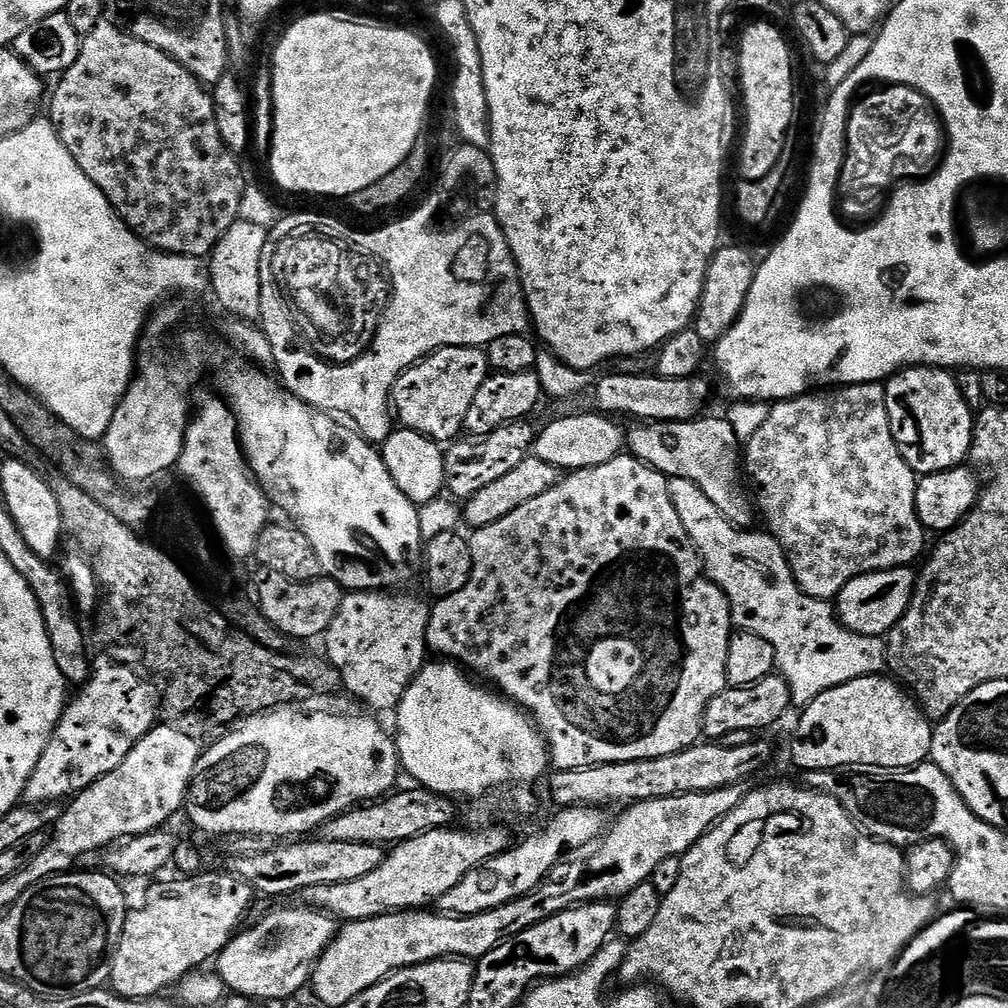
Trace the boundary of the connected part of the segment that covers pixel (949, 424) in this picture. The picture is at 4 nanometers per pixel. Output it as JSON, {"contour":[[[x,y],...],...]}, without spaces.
{"contour":[[[923,366],[905,368],[895,376],[888,377],[884,384],[884,393],[886,414],[890,414],[890,430],[894,434],[894,442],[913,472],[920,476],[929,476],[935,472],[959,468],[969,459],[972,451],[974,412],[964,401],[962,390],[957,386],[955,375],[951,371]]]}

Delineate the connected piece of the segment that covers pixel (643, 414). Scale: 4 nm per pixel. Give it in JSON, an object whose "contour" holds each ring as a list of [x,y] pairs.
{"contour":[[[612,372],[604,376],[600,381],[595,381],[591,389],[592,404],[597,413],[616,414],[621,412],[624,416],[633,416],[631,419],[636,422],[651,422],[653,420],[695,420],[705,411],[704,403],[712,392],[712,384],[703,380],[703,375],[697,374],[690,378],[662,378],[655,374],[639,376],[636,372]]]}

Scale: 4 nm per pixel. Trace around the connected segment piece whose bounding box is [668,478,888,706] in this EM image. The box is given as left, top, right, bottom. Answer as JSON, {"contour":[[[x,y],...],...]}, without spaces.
{"contour":[[[671,478],[668,481],[668,489],[670,490],[670,498],[674,502],[674,510],[678,510],[678,518],[682,518],[682,526],[686,526],[686,534],[690,534],[692,545],[696,547],[696,553],[700,556],[700,561],[704,563],[704,570],[716,585],[724,591],[726,598],[730,602],[730,610],[732,611],[733,625],[741,632],[749,632],[750,634],[758,634],[758,638],[766,638],[766,642],[770,642],[770,646],[774,646],[774,658],[776,659],[776,668],[779,675],[783,676],[785,682],[790,686],[790,694],[792,695],[792,704],[803,706],[809,704],[814,698],[818,698],[818,694],[822,694],[826,690],[830,690],[839,684],[850,682],[854,678],[862,678],[863,676],[875,676],[885,671],[888,662],[888,645],[881,637],[863,636],[857,632],[851,632],[849,628],[844,627],[840,622],[840,617],[834,614],[834,608],[827,600],[819,600],[813,596],[807,596],[798,586],[798,582],[792,573],[792,567],[788,565],[787,558],[780,551],[780,543],[773,536],[769,536],[767,531],[749,530],[746,528],[737,528],[735,524],[730,523],[725,516],[718,510],[718,506],[714,506],[714,502],[710,502],[706,498],[706,494],[702,494],[702,490],[698,490],[698,486],[694,486],[689,480],[682,478]]]}

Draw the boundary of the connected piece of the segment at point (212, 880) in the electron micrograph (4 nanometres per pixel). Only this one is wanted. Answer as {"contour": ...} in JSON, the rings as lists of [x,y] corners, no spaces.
{"contour":[[[205,870],[198,876],[175,879],[154,885],[148,901],[141,908],[133,907],[126,918],[110,981],[111,991],[125,1000],[159,997],[163,988],[179,985],[189,972],[203,969],[207,960],[215,961],[252,908],[252,887],[231,870]]]}

